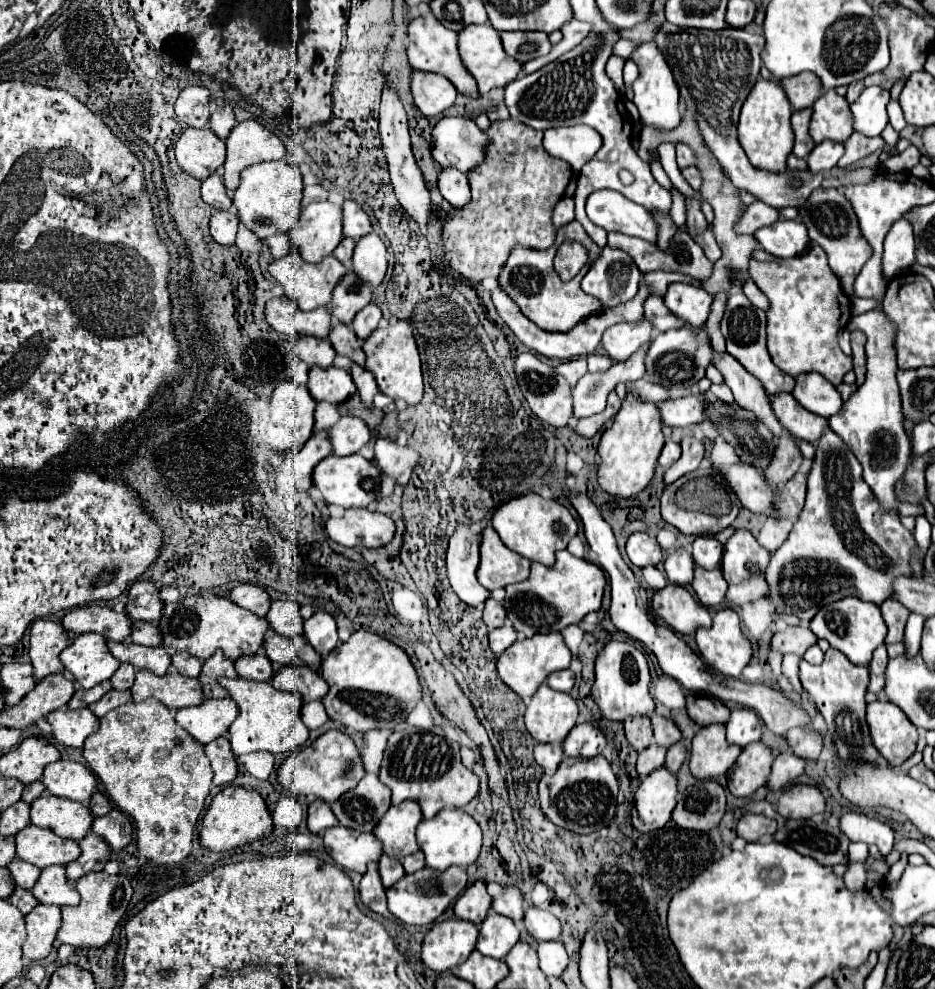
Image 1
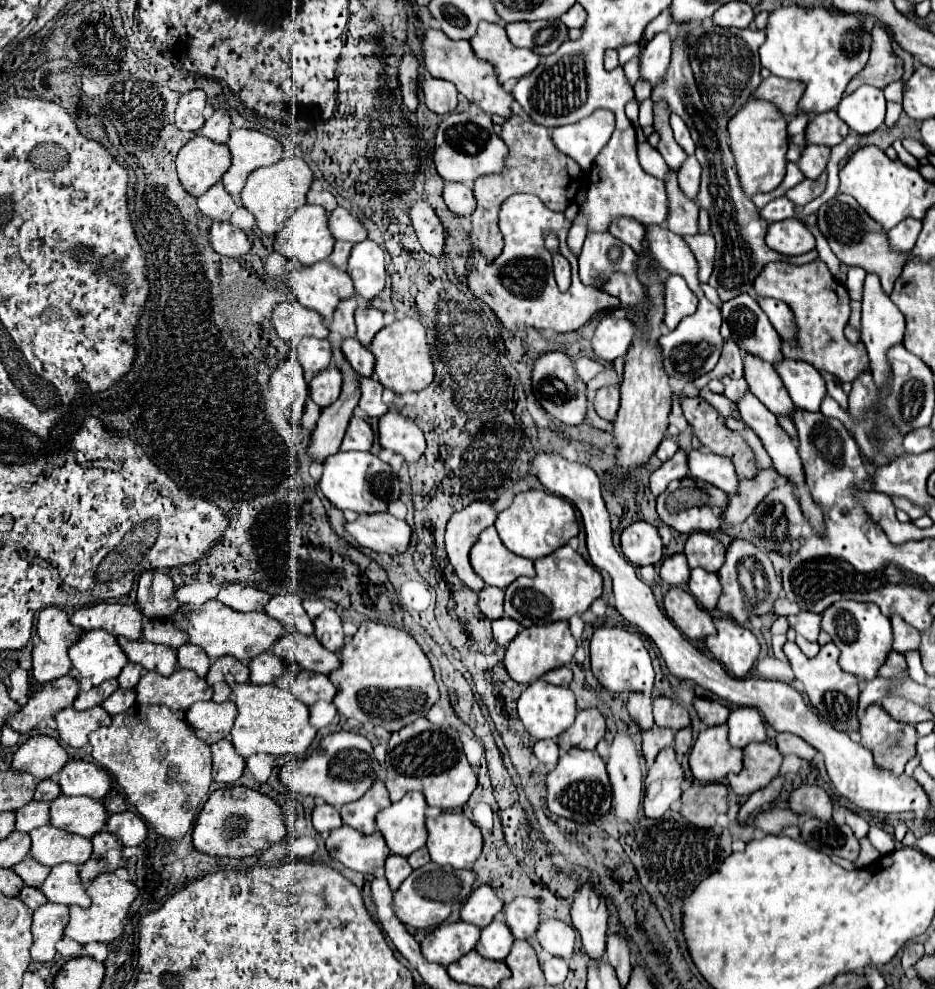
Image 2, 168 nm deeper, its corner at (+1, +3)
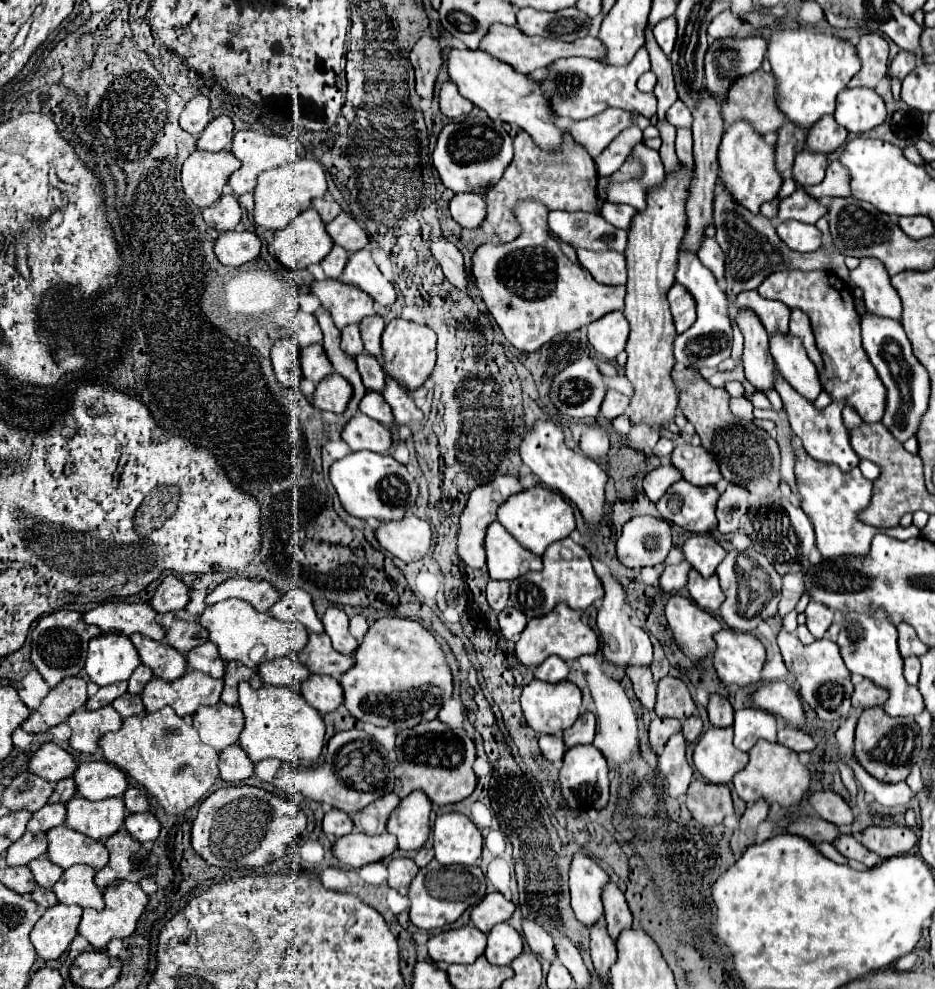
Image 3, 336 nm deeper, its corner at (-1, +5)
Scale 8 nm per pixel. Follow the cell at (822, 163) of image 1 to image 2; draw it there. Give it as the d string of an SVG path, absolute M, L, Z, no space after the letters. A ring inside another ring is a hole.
M807 145L801 159L797 161L797 165L801 167L801 171L807 179L817 179L825 171L829 153L831 153L831 149L827 145Z

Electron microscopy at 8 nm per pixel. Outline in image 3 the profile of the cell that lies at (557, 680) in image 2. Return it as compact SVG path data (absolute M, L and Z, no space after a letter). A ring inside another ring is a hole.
M555 655L547 657L535 671L535 677L541 681L547 681L547 683L563 681L563 679L567 679L567 675L569 675L569 665Z

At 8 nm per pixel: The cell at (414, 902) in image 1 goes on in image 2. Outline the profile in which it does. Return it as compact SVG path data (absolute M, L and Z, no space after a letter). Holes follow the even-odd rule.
M427 863L415 869L393 893L393 911L405 925L411 925L417 929L437 927L449 917L449 913L453 911L453 905L463 903L471 895L475 877L477 877L475 871L469 871L469 869L453 869L453 867L441 867L437 863Z

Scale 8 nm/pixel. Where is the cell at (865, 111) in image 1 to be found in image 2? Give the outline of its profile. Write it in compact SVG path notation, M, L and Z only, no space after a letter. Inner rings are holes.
M861 85L853 95L845 95L837 105L839 117L857 133L873 133L885 119L883 91L871 85Z

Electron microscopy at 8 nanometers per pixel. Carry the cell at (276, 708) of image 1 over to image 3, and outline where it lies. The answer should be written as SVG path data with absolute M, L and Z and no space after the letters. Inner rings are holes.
M239 683L239 707L245 715L245 729L239 743L253 763L271 757L287 763L319 759L325 745L325 723L319 711L301 697L301 691L273 685L251 689L249 683Z

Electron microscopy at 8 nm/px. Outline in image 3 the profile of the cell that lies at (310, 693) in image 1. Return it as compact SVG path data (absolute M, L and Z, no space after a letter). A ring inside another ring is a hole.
M311 675L301 685L301 693L319 713L335 711L343 703L343 687L329 675Z

